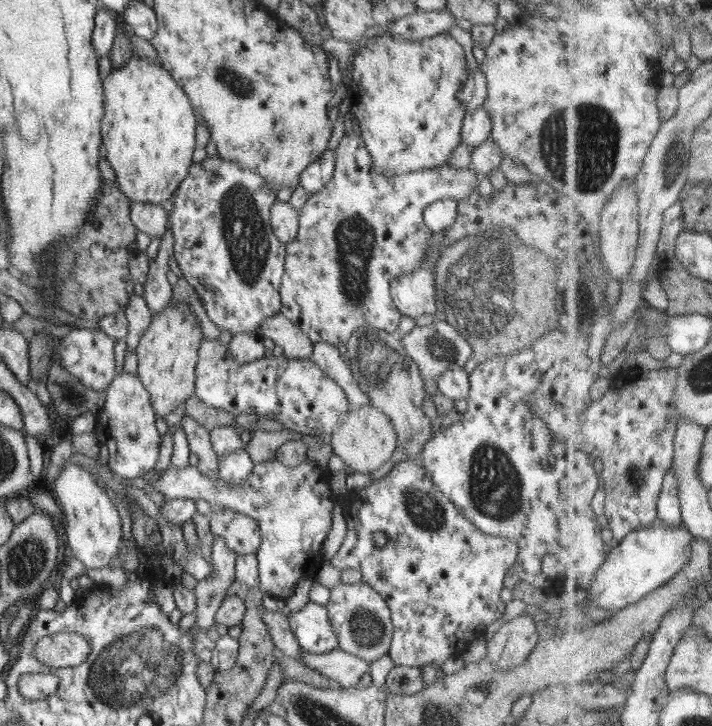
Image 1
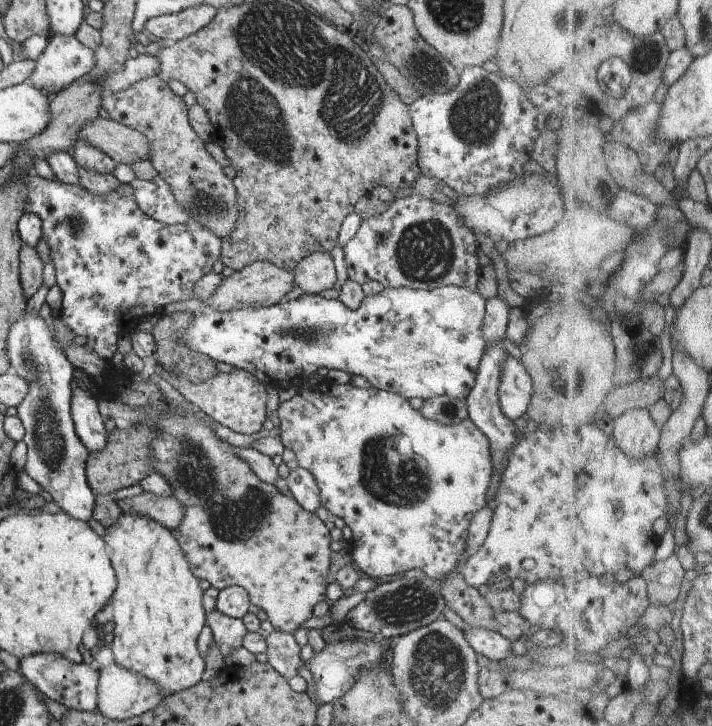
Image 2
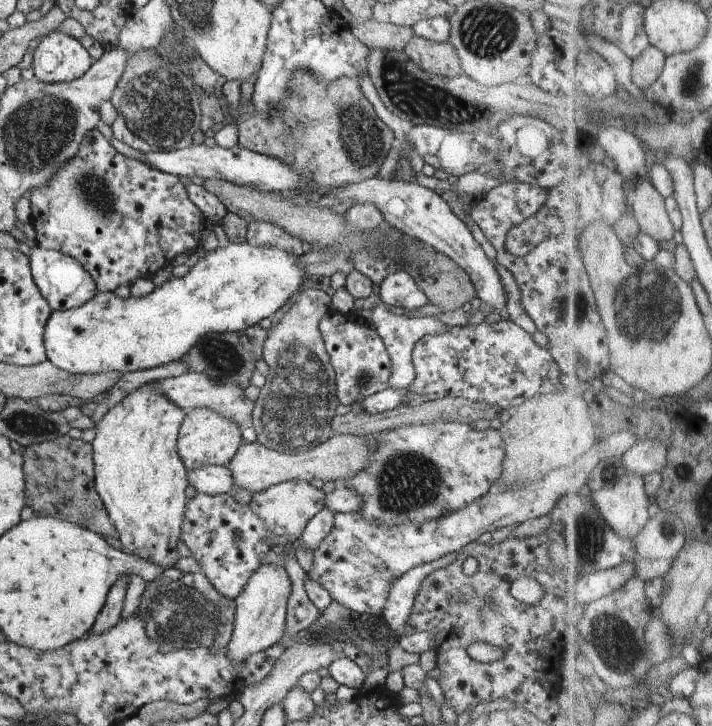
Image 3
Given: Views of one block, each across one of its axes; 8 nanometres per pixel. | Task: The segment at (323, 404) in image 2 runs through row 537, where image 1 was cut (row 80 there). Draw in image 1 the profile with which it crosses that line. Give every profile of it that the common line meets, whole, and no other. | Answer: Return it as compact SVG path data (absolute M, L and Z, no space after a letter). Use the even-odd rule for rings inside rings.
M448 32L438 33L435 36L425 37L423 41L394 39L392 35L384 33L381 36L374 37L368 45L364 45L362 49L356 52L353 60L353 72L351 78L351 89L356 92L355 100L352 101L352 113L358 120L360 135L364 144L372 158L373 170L378 175L386 175L392 177L400 176L414 172L414 170L428 170L428 168L436 168L436 166L448 165L448 156L452 154L452 150L460 145L460 132L462 131L462 120L467 112L464 103L458 98L463 86L469 77L468 66L466 65L466 52L464 48L450 35Z

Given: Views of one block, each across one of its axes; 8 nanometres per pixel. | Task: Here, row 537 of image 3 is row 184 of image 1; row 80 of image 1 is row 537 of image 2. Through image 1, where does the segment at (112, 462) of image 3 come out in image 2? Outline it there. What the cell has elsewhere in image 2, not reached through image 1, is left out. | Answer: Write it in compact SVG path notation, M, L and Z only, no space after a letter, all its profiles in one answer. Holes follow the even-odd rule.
M132 511L121 513L119 519L105 530L103 539L117 578L117 587L110 600L114 614L109 627L116 664L153 680L164 696L189 689L204 672L205 663L198 653L196 639L206 624L206 614L198 577L193 575L174 530L162 526L148 515Z

